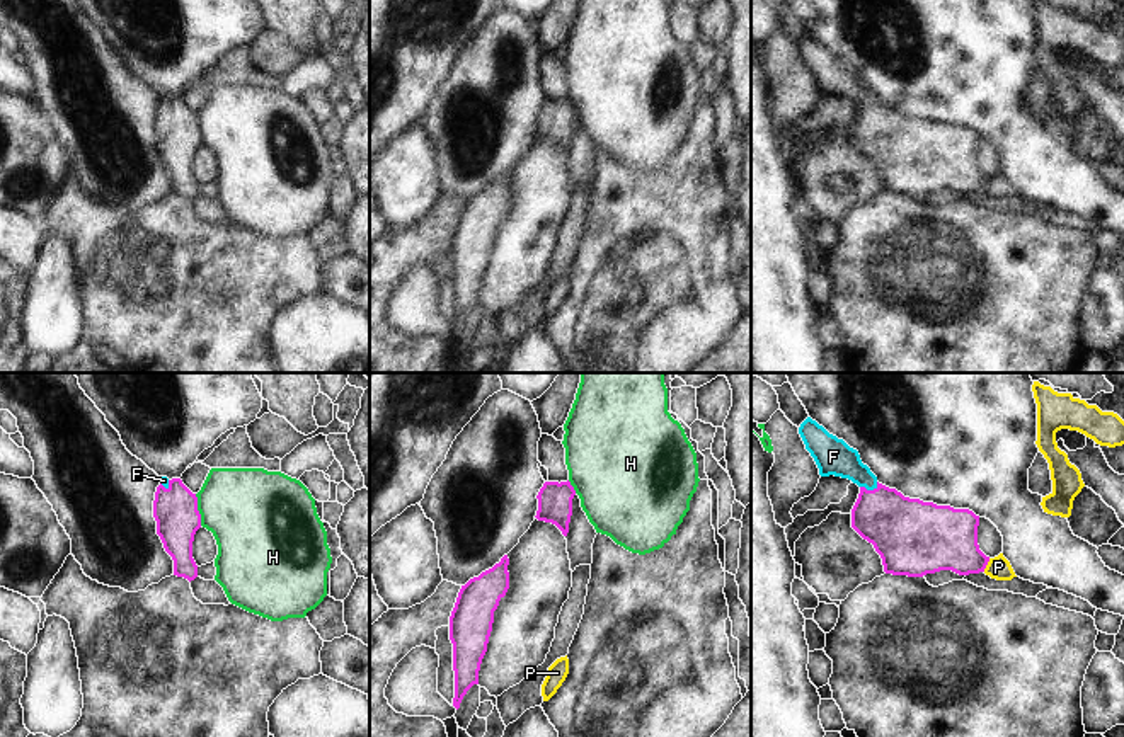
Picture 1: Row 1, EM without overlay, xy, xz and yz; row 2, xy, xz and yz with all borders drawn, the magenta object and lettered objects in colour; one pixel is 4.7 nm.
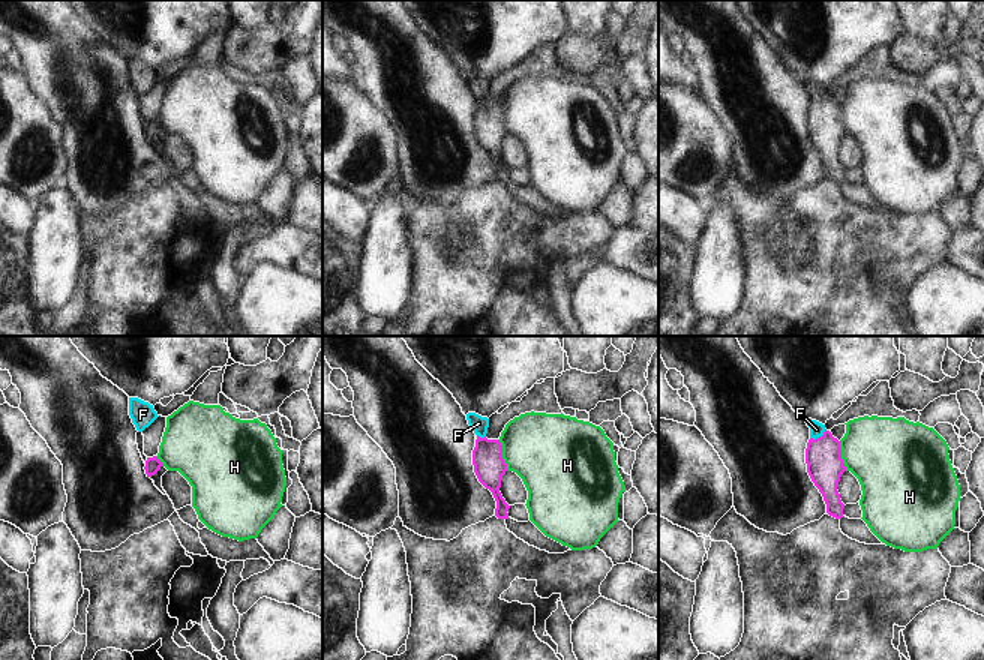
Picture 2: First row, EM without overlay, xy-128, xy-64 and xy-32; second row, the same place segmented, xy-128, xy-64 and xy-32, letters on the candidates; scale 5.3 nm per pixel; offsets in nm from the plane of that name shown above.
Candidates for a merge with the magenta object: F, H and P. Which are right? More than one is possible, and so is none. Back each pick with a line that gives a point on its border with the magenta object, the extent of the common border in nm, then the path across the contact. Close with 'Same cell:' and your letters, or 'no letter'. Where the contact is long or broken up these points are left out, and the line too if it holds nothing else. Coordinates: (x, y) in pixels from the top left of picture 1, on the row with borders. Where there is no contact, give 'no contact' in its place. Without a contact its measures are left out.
F: yz (869, 491) | 90 nm | across yz (903, 531), (877, 506), (869, 491), (845, 462), (833, 457)
Same cell: F

